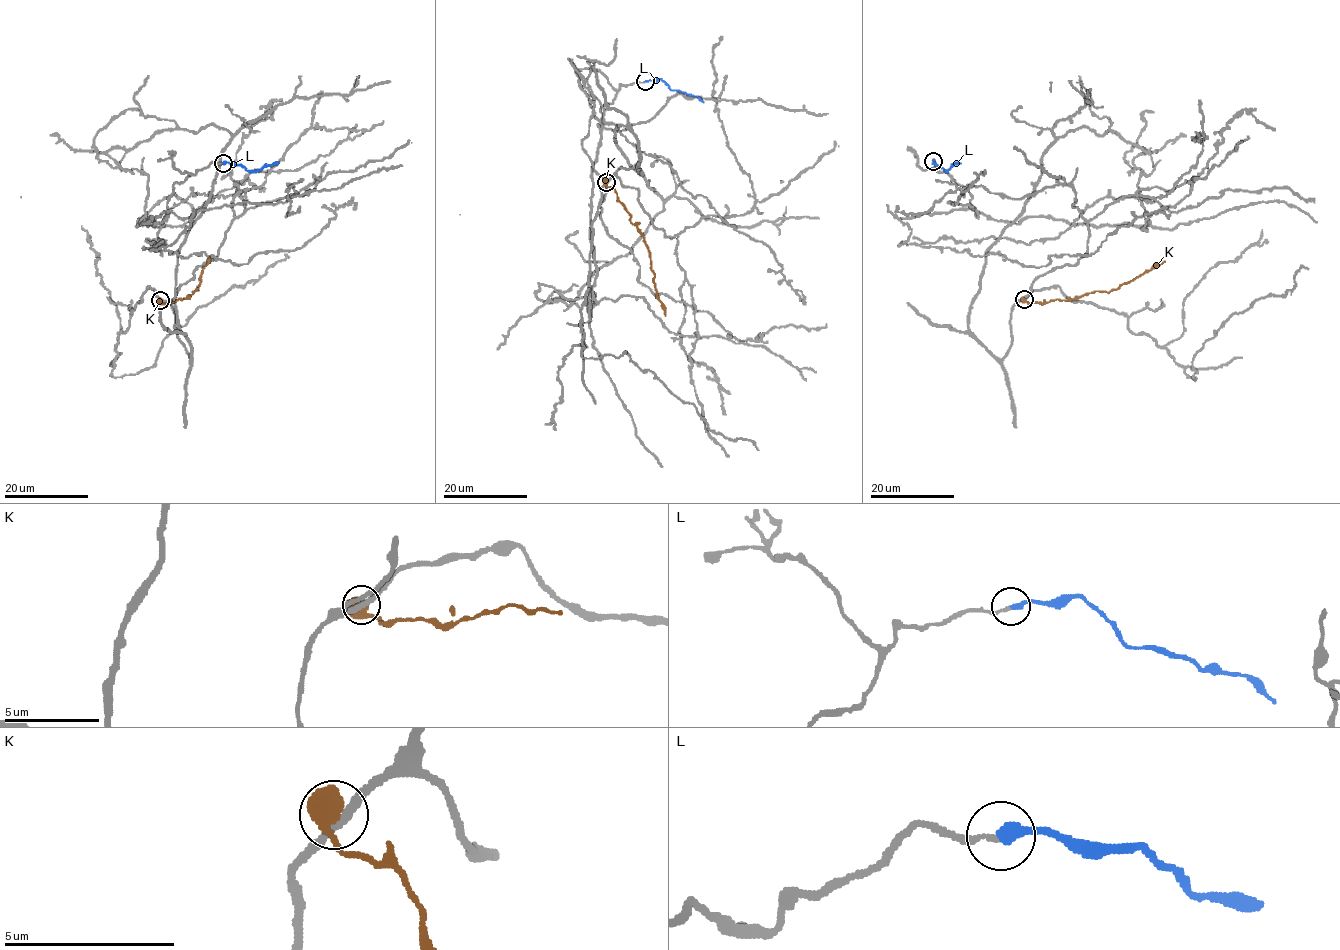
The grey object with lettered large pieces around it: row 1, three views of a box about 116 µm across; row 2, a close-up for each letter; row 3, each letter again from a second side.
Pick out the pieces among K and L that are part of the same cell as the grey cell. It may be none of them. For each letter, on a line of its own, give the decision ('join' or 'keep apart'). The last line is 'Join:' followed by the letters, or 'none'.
K: keep apart
L: join
Join: L

